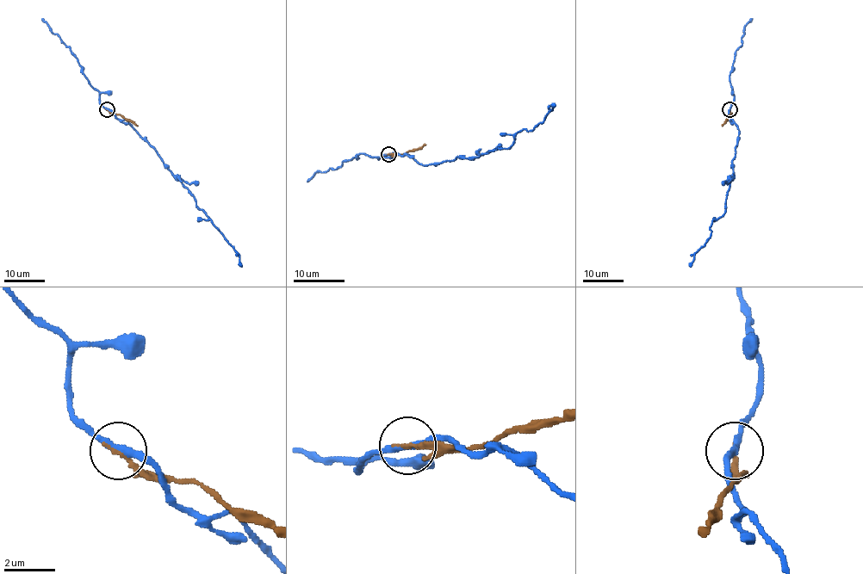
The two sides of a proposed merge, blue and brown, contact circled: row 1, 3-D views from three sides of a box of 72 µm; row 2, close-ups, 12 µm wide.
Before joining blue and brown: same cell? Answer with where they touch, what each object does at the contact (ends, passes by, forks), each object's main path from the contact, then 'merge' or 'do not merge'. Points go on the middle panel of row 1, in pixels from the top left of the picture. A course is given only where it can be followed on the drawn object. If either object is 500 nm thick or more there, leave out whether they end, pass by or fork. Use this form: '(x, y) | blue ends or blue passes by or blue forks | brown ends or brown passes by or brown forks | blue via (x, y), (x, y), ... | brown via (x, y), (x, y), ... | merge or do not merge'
(388, 154) | blue passes by | brown ends | blue via (388, 154), (409, 156), (424, 165), (458, 157), (477, 158), (508, 148), (517, 132), (530, 132), (555, 103) | brown via (388, 154), (404, 154), (420, 149), (425, 144) | do not merge

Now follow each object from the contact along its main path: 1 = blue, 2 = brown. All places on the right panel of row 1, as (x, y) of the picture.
1: (729, 109), (731, 122), (739, 131), (725, 212), (712, 220), (711, 234), (689, 266)
2: (729, 109), (722, 126)

